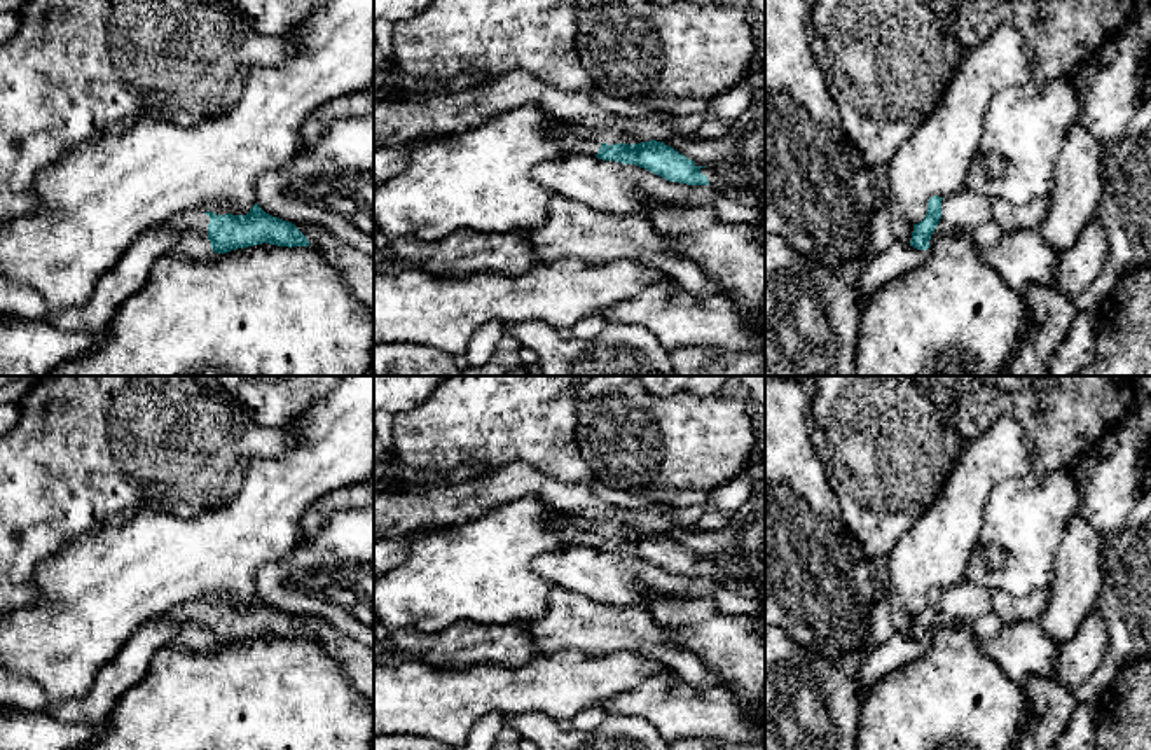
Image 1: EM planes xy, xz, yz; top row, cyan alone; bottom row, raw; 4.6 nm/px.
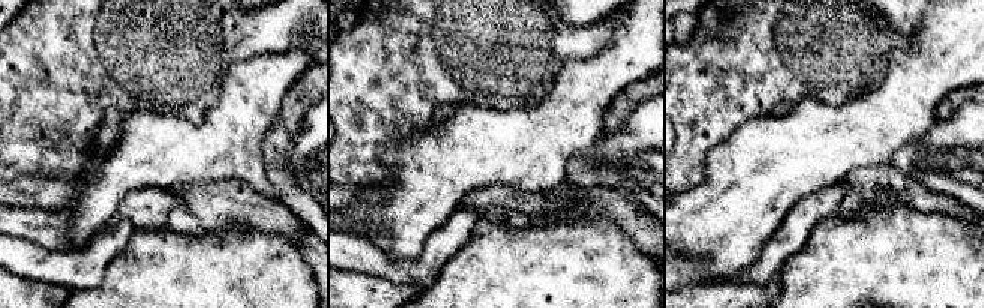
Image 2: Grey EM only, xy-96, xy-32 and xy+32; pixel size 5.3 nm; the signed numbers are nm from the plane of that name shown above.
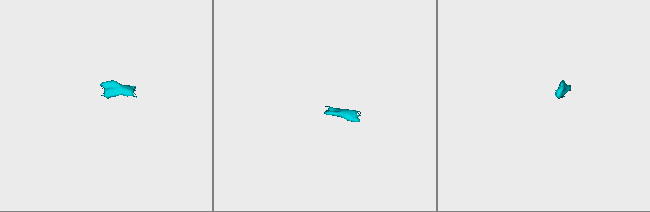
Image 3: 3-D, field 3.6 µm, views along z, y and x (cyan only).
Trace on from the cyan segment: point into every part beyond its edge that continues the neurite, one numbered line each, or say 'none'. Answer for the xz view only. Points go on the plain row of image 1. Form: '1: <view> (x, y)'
1: xz (589, 539)
2: xz (715, 572)

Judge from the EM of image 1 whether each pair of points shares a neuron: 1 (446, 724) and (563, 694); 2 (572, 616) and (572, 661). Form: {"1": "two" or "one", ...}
{"1": "one", "2": "two"}

